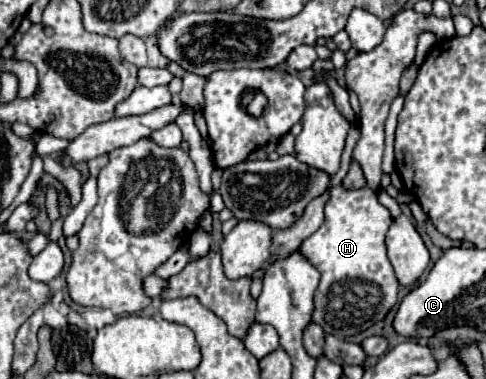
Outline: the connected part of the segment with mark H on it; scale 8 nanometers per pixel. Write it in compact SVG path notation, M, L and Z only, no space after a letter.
M334 185L330 189L330 197L324 207L322 227L306 241L302 241L298 249L322 275L314 295L312 321L318 323L324 329L324 333L336 335L338 339L358 335L370 329L372 325L376 325L378 321L382 321L396 305L398 279L394 277L394 269L386 257L386 243L384 243L390 223L392 223L390 211L378 203L376 191L372 191L370 187L354 191L354 189L346 189L344 185Z

